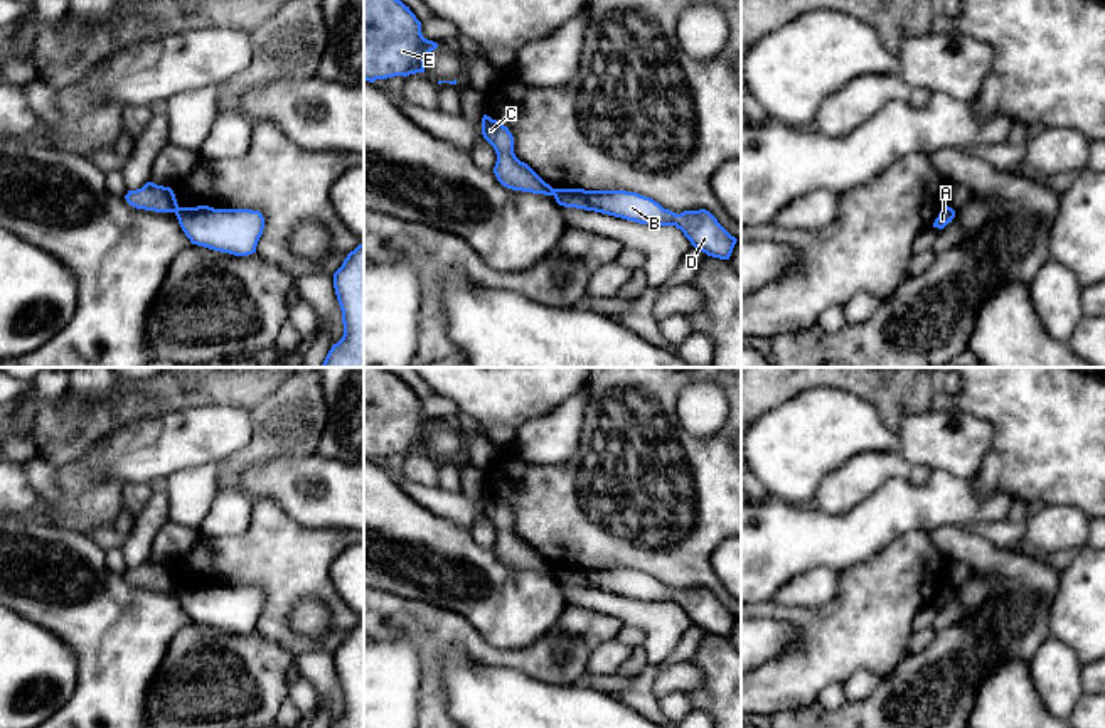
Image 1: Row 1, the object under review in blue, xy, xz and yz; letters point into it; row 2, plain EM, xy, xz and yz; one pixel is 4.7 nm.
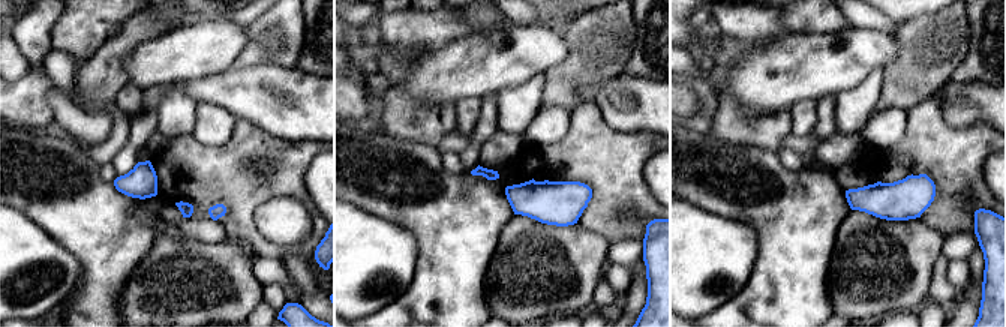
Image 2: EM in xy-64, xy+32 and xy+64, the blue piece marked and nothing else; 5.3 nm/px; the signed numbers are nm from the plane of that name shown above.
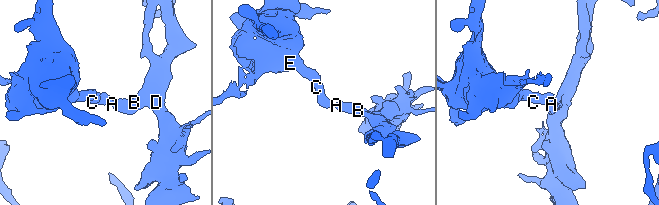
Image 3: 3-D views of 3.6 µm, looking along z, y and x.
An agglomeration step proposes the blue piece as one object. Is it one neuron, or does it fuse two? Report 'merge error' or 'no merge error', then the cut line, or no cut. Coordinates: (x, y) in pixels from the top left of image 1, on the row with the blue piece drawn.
merge error; cut xz (555, 189), (551, 194)

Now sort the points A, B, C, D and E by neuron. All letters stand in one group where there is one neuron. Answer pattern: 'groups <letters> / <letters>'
groups A B D / C E

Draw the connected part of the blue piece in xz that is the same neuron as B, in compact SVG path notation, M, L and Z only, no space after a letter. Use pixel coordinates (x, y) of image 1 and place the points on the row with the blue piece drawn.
M554 189L552 195L564 207L595 211L638 224L675 226L694 248L719 260L729 260L738 241L706 209L675 214L650 197L627 190Z

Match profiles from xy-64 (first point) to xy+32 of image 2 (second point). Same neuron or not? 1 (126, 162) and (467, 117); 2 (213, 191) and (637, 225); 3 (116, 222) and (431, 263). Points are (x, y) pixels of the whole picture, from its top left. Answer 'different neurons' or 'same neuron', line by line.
1: different neurons
2: same neuron
3: same neuron

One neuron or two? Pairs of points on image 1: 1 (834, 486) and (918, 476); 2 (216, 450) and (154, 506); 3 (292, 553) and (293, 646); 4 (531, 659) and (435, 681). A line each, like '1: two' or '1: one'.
1: one
2: two
3: one
4: one

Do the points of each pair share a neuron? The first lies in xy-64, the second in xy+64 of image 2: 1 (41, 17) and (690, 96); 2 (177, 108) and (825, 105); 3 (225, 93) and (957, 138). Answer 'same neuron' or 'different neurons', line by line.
1: same neuron
2: different neurons
3: different neurons

